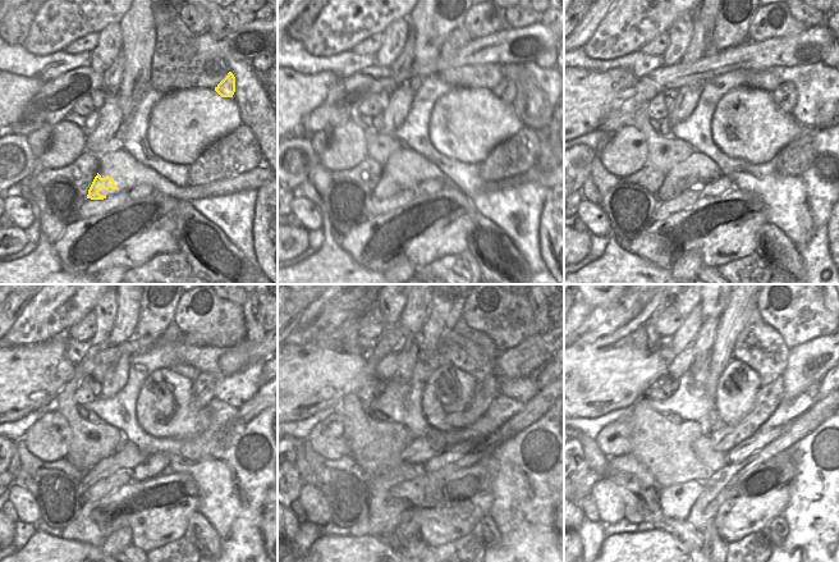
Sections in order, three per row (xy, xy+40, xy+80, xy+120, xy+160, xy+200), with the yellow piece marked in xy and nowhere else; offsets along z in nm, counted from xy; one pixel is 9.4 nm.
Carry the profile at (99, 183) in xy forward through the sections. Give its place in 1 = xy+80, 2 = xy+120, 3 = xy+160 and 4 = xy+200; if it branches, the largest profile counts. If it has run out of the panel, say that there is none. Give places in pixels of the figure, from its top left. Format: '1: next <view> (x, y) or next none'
1: next xy+80 (669, 183)
2: next xy+120 (131, 457)
3: next xy+160 (420, 455)
4: next xy+200 (769, 397)

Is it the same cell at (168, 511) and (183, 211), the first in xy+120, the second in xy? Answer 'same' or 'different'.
different

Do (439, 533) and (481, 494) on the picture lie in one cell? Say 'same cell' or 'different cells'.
same cell

